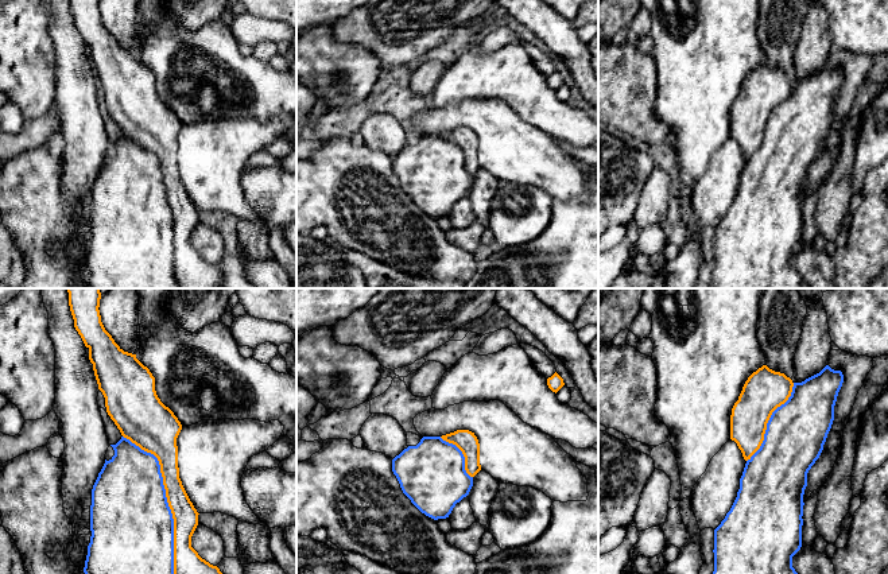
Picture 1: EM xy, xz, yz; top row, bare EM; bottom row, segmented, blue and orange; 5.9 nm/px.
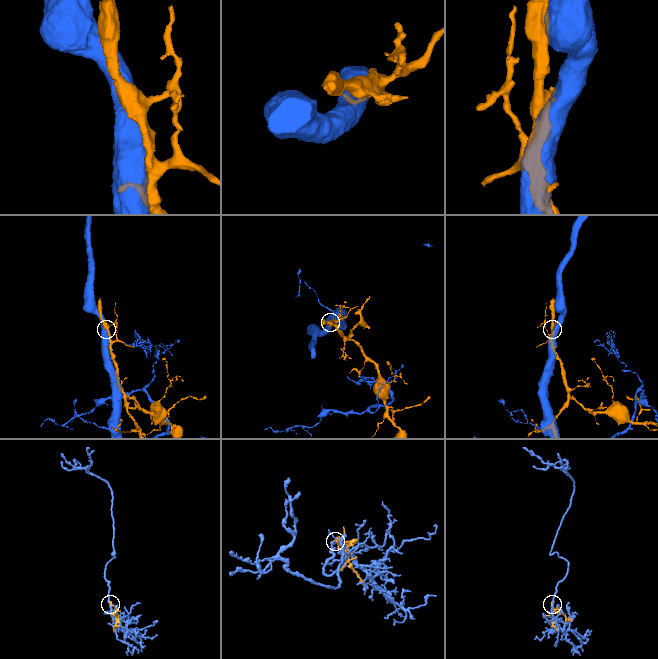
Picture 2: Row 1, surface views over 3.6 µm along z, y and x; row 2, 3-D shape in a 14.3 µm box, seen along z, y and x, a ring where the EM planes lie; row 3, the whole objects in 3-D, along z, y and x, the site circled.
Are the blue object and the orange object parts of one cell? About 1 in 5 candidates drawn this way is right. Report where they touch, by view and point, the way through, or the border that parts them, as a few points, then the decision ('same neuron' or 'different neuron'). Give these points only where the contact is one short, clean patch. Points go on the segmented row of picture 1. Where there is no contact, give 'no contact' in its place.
meets blue in xy at (166, 499); different neuron

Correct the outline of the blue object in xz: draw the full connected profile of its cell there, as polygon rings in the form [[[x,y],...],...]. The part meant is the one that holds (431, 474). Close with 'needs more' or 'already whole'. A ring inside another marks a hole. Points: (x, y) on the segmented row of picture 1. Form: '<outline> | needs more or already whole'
[[[423,437],[416,446],[404,449],[392,459],[392,472],[411,503],[434,520],[449,517],[455,504],[466,497],[473,486],[473,477],[465,470],[462,451],[441,437]]] | already whole

